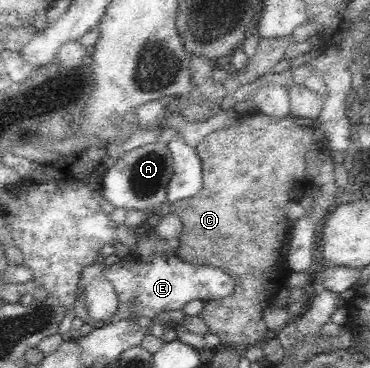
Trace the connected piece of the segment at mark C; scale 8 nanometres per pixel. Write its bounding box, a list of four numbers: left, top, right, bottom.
[170,112,325,345]

